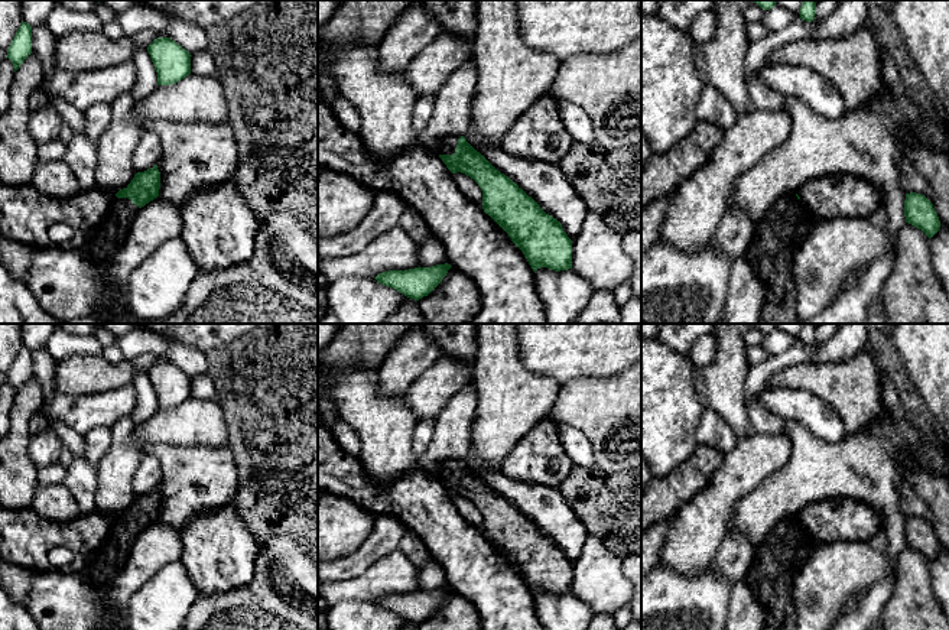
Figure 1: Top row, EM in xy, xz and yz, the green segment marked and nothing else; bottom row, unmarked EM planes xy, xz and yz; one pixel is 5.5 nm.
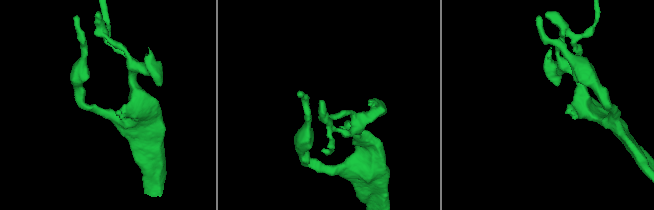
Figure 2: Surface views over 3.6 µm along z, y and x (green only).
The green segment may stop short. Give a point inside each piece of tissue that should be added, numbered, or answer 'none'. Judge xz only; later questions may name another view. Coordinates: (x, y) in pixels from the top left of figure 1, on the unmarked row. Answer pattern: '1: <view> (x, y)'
1: xz (447, 470)

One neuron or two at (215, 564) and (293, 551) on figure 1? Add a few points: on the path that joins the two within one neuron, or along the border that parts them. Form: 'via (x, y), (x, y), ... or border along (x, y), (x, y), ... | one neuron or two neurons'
border along (260, 544), (253, 578), (240, 587) | two neurons

